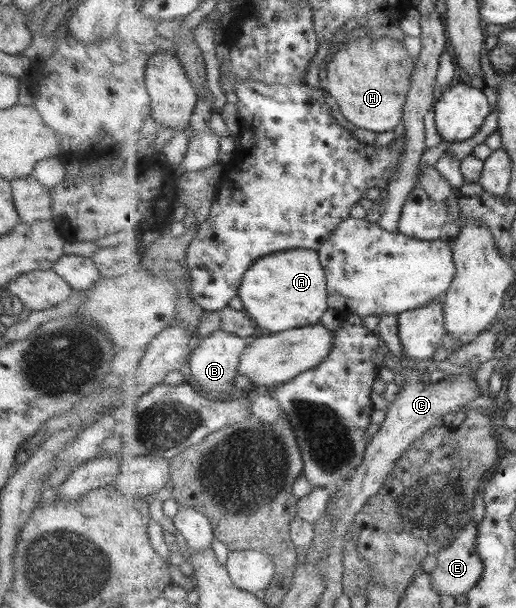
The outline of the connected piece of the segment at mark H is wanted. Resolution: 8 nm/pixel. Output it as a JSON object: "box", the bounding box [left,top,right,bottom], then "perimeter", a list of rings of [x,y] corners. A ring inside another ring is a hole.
{"box":[325,37,416,134],"perimeter":[[[357,37],[345,43],[330,62],[325,89],[354,126],[377,134],[393,131],[403,121],[416,63],[403,42],[393,38]]]}

